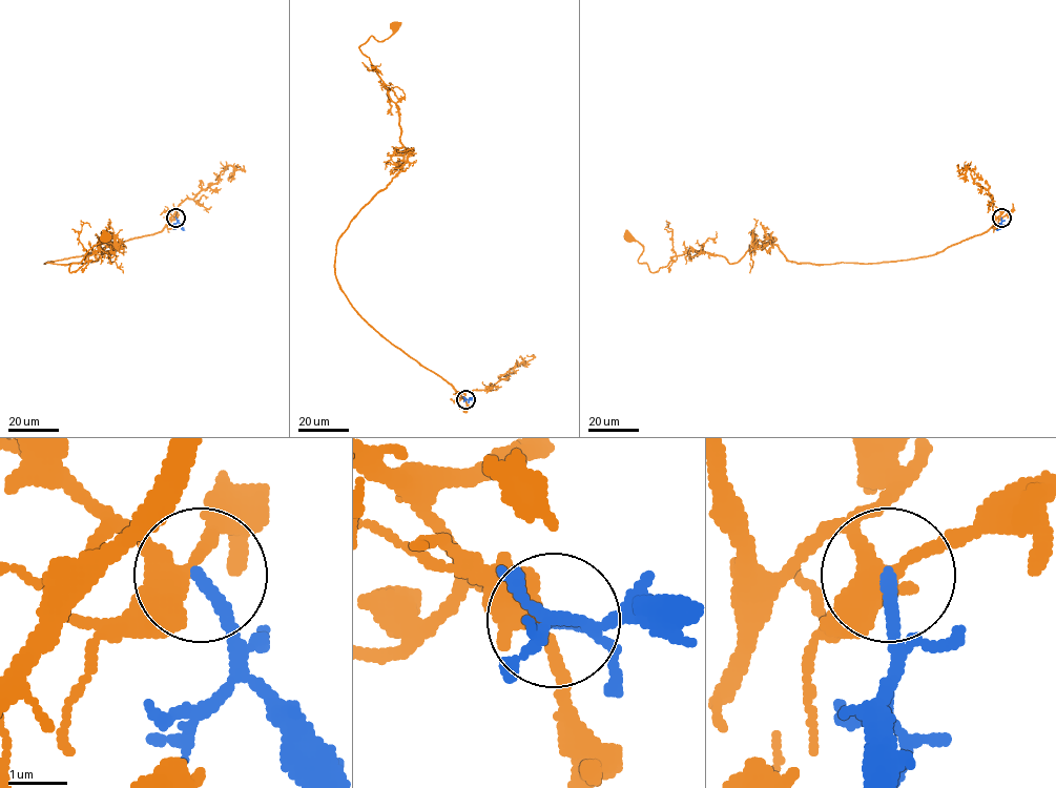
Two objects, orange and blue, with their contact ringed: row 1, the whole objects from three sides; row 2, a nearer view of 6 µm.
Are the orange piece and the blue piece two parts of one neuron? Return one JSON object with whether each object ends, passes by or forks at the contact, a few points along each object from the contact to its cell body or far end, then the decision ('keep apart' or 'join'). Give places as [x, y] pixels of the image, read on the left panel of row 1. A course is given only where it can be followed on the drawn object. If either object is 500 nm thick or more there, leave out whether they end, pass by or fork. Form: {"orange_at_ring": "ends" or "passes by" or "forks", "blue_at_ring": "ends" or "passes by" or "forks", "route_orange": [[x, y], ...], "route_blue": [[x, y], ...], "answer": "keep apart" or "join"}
{"orange_at_ring": "forks", "blue_at_ring": "ends", "route_orange": [[176, 218], [154, 234], [44, 263], [94, 262], [112, 244], [110, 263], [97, 251], [69, 271], [106, 236]], "route_blue": [[176, 218], [184, 230]], "answer": "keep apart"}

